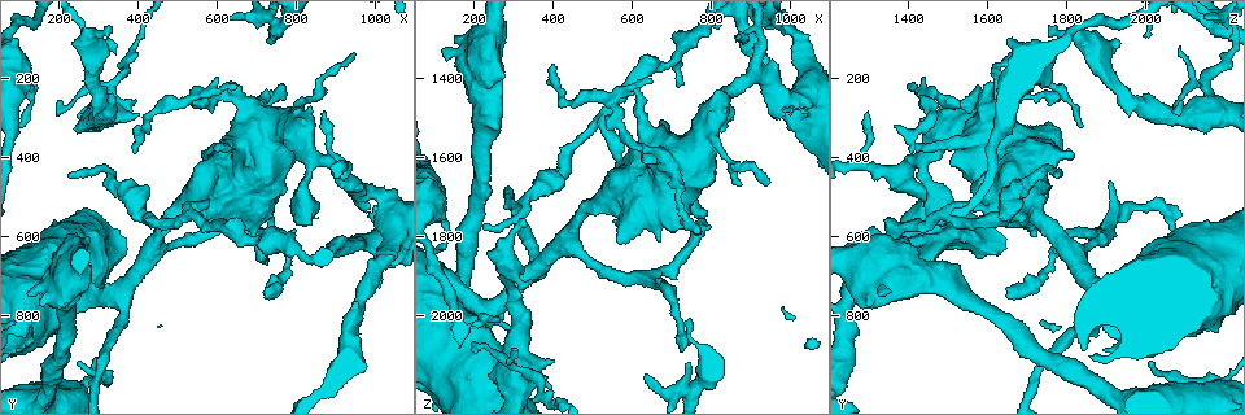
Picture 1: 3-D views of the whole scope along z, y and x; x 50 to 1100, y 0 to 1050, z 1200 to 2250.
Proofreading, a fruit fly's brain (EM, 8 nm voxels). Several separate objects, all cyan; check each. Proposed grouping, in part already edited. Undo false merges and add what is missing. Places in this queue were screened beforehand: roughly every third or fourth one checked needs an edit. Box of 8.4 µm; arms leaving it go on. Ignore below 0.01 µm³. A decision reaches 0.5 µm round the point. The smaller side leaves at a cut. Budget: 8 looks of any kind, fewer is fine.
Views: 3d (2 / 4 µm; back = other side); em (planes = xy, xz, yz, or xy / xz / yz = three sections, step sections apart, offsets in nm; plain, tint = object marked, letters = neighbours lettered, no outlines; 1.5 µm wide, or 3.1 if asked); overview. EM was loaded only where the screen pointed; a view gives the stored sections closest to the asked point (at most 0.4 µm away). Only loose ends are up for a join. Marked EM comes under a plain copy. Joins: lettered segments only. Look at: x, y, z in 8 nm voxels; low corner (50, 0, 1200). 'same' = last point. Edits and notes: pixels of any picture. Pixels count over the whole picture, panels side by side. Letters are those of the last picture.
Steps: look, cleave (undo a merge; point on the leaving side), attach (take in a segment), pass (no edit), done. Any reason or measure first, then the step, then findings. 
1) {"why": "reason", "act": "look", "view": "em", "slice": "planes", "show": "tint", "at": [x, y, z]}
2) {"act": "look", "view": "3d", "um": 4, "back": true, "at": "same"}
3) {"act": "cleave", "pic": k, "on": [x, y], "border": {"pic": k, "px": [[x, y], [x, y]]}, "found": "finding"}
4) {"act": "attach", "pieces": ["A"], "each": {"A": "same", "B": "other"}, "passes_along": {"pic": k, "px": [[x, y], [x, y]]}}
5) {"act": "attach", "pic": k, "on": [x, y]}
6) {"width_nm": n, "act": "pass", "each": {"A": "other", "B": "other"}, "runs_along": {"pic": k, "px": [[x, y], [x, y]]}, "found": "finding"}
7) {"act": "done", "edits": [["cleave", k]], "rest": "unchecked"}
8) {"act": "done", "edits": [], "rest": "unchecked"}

{"why": "tapers out", "act": "look", "view": "em", "slice": "xz", "step": 4, "show": "tint", "at": [275, 90, 2000]}

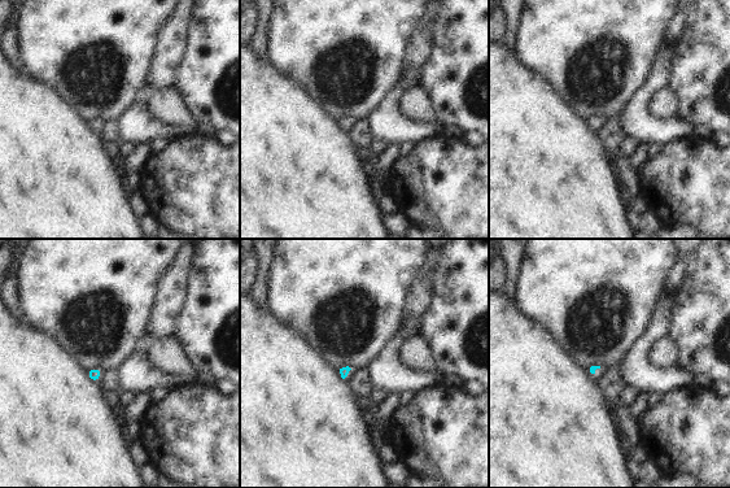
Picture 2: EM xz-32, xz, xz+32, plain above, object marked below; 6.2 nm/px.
{"act": "look", "view": "em", "slice": "xy", "step": 4, "show": "letters", "at": "same"}

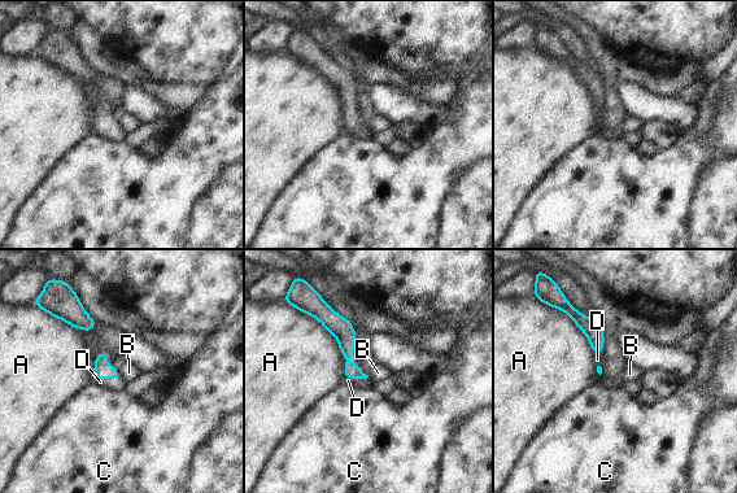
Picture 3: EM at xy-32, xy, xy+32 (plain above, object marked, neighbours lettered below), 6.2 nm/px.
{"act": "attach", "pieces": ["D"], "each": {"A": "other", "B": "other", "C": "other", "D": "same"}, "found": "it goes on there"}

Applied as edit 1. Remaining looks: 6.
{"act": "look", "view": "overview"}

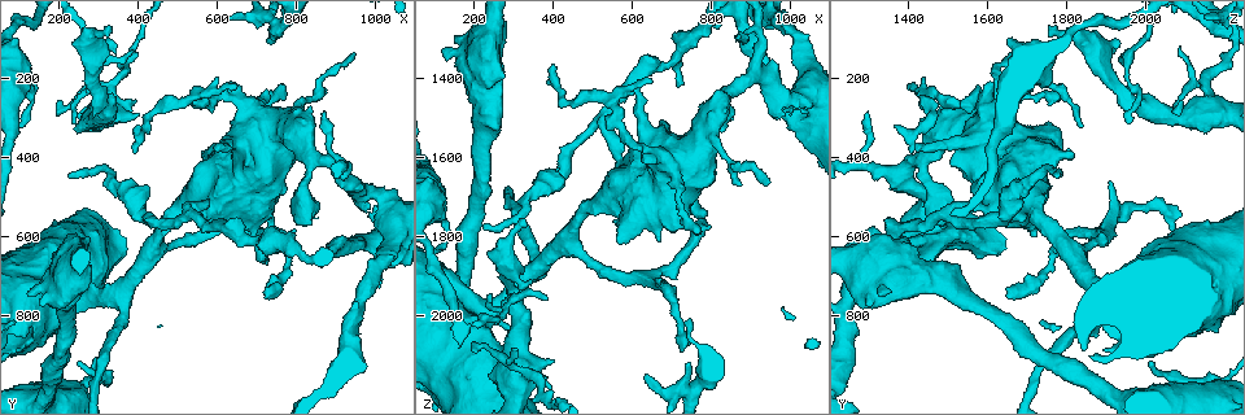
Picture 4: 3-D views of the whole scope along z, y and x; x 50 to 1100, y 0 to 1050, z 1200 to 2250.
{"why": "a narrow waist", "act": "look", "view": "3d", "um": 2, "at": [520, 530, 1500]}

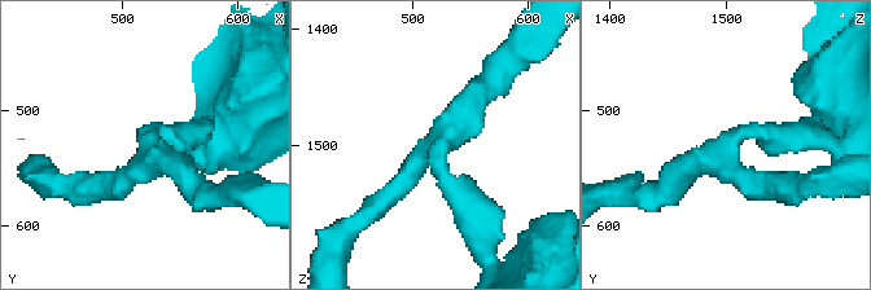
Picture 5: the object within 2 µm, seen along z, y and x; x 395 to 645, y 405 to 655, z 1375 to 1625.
{"arms": 3, "arm_widths_nm": [170, 190, 220], "act": "look", "view": "em", "slice": "planes", "show": "tint", "at": [520, 536, 1502]}

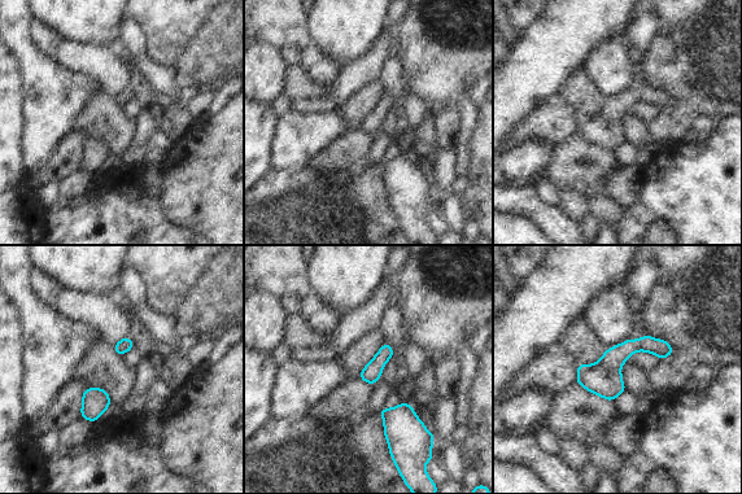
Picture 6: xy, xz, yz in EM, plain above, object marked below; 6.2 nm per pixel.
{"why": "what lies round it", "act": "look", "view": "em", "slice": "planes", "show": "letters", "at": "same"}

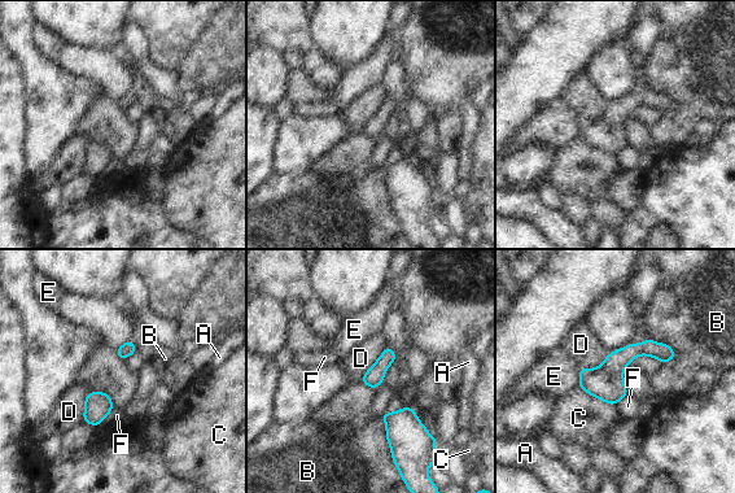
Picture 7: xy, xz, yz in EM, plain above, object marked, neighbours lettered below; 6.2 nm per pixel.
{"longest_contact_nm": ["B", 300], "act": "pass", "each": {"A": "other", "B": "other", "C": "other", "D": "other", "E": "other", "F": "other"}, "runs_along": {"pic": 7, "px": [[672, 354], [634, 349], [582, 384]]}, "found": "all the same cell"}

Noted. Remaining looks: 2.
{"why": "thin end", "act": "look", "view": "em", "slice": "planes", "show": "letters", "at": [255, 920, 2010]}

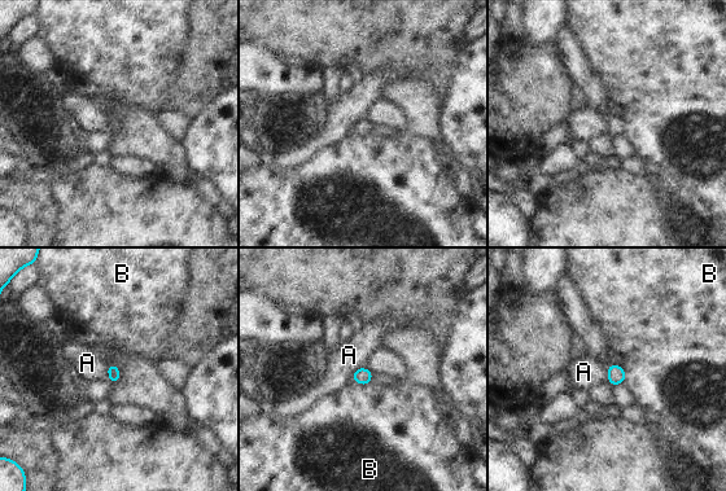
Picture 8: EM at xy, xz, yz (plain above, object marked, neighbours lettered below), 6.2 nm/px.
{"act": "pass", "each": {"A": "other", "B": "other"}, "border": {"pic": 8, "px": [[364, 365], [353, 373], [351, 380]]}, "found": "no lettered segment goes on from it"}

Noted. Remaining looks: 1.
{"act": "done", "edits": [["attach", 3]], "rest": "unchecked"}

